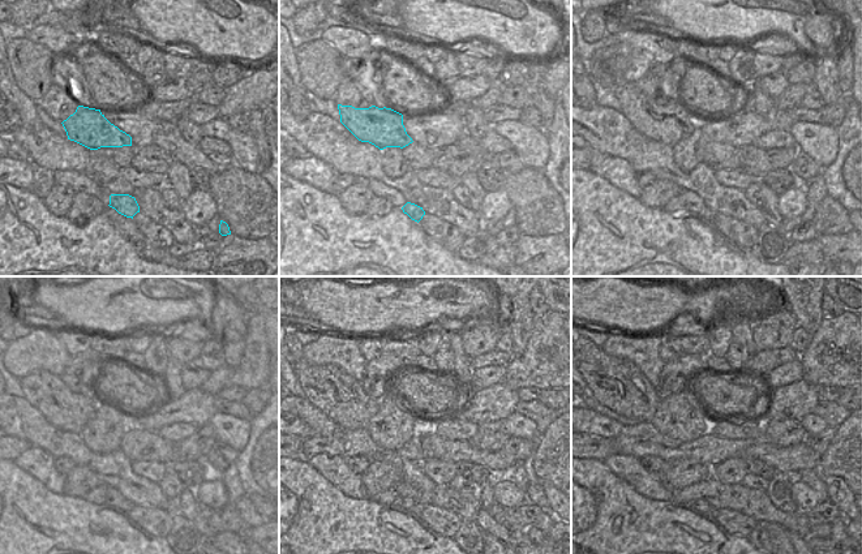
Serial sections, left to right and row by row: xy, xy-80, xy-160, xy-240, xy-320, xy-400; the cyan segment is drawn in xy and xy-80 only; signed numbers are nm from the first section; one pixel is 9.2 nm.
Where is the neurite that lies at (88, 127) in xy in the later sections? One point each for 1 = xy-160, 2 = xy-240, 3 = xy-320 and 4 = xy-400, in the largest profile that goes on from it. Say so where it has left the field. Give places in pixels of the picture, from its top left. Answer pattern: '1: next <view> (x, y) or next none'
1: next xy-160 (670, 123)
2: next xy-240 (68, 411)
3: next xy-320 (329, 387)
4: next xy-400 (616, 383)

